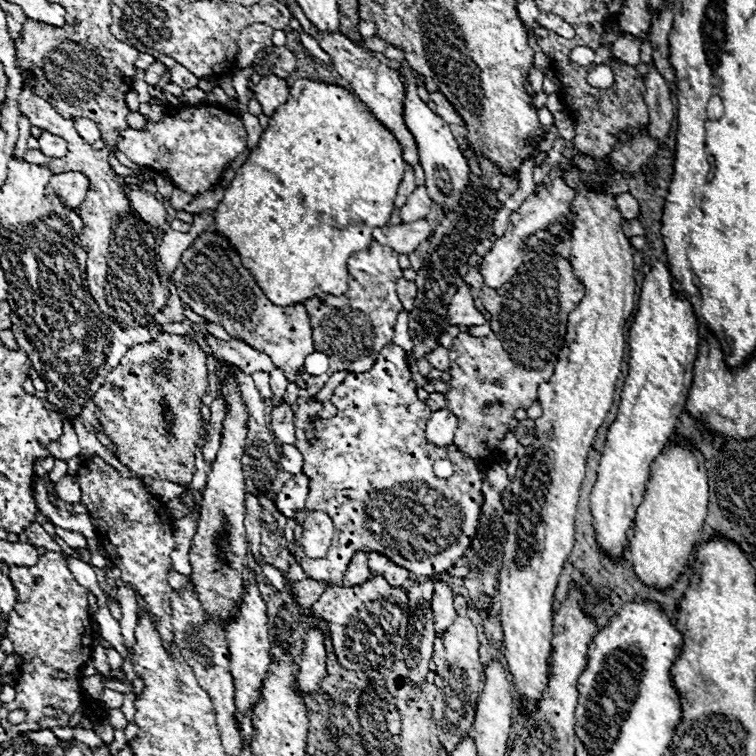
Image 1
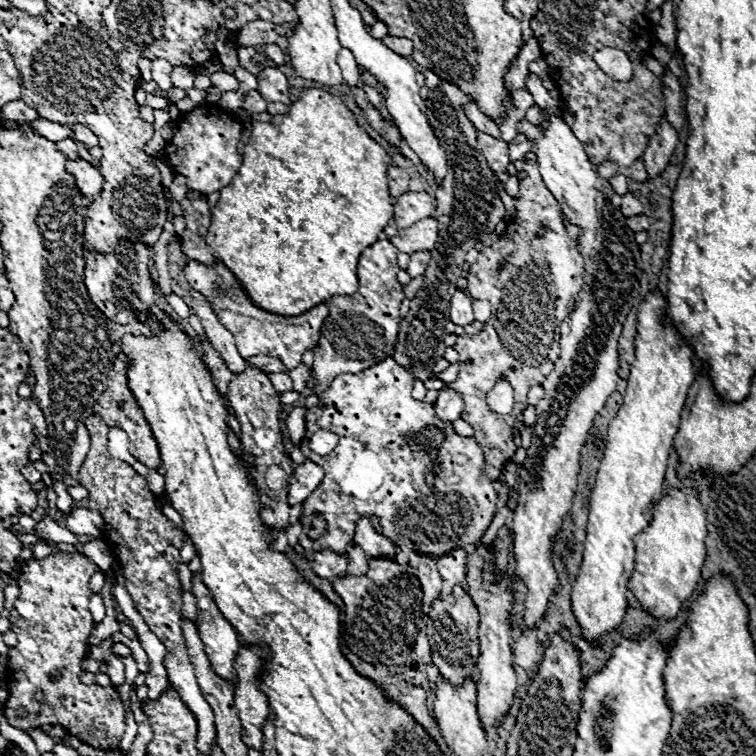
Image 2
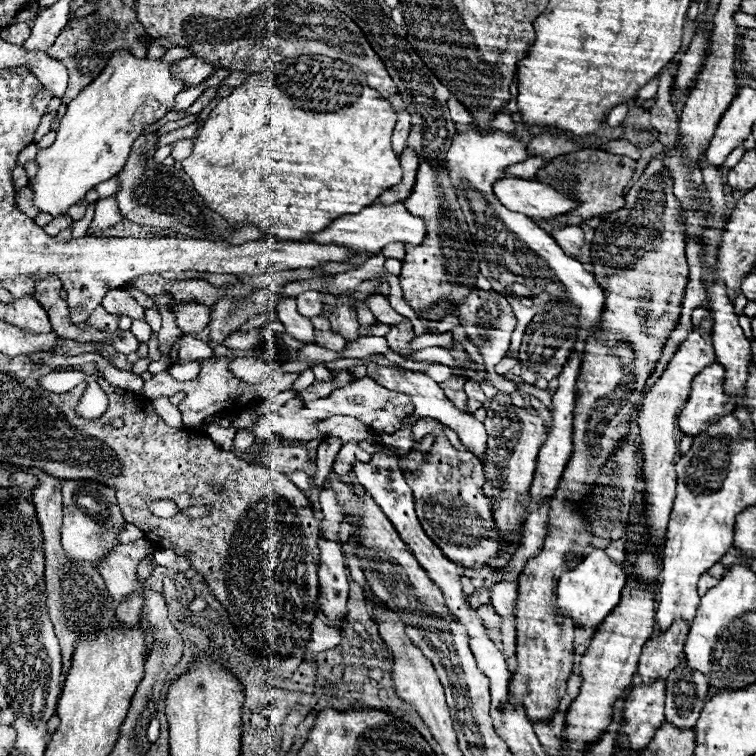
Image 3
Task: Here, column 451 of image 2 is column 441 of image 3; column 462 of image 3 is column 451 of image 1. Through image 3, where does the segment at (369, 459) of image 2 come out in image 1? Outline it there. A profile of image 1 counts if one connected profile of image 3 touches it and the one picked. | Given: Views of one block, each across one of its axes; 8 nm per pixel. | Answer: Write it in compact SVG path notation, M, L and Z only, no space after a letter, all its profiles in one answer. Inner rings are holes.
M388 344L378 354L374 368L364 374L348 374L346 380L336 386L330 402L338 408L334 418L318 418L314 422L308 420L310 414L322 412L322 402L304 402L296 412L296 440L294 446L302 452L304 466L302 472L310 478L306 510L322 510L334 522L334 538L324 558L308 558L300 542L296 542L296 562L302 566L308 578L322 580L328 586L342 584L342 578L348 570L348 564L354 552L380 552L390 558L394 564L406 568L414 576L430 578L434 574L446 572L464 556L468 550L476 528L478 514L482 504L482 474L478 466L464 452L450 452L442 448L434 448L424 434L426 422L430 420L430 408L416 398L416 384L412 380L412 372L408 368L408 360L402 348L396 344ZM312 428L316 432L316 442L304 440L304 430ZM440 458L448 458L454 464L454 476L448 480L436 478L432 472L432 464ZM422 510L428 512L434 520L444 524L422 524Z

